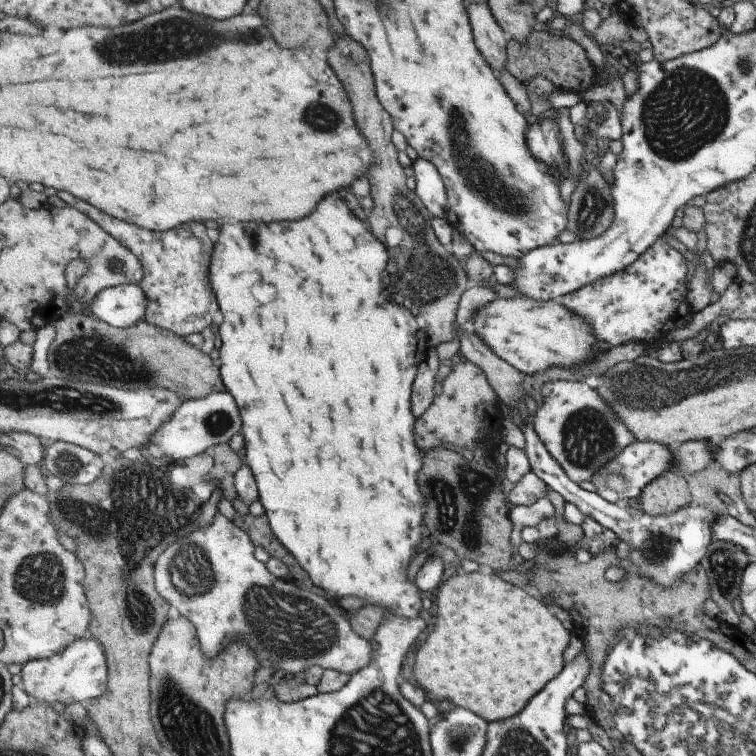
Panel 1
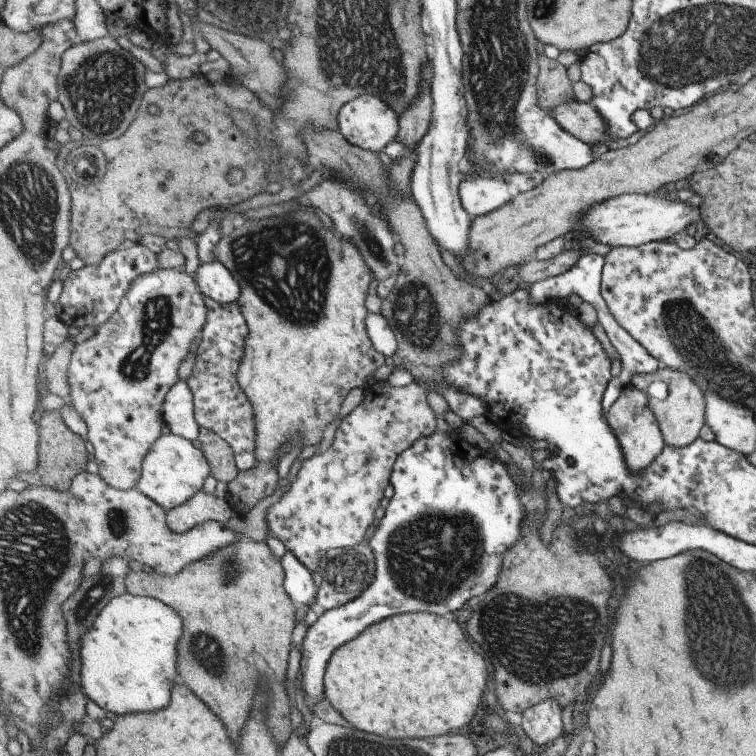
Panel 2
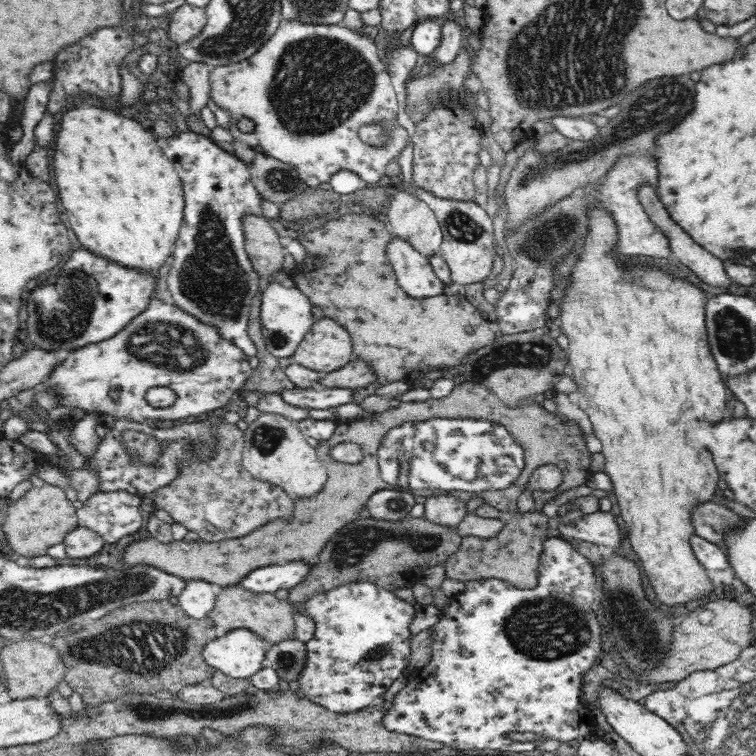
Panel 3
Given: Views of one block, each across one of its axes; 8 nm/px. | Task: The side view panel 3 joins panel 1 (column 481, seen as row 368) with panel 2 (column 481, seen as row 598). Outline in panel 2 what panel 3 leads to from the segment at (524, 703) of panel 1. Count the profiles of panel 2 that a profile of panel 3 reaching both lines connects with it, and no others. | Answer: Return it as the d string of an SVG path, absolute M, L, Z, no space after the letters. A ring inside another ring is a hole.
M427 611L395 615L372 624L357 638L340 646L329 661L324 676L326 698L350 722L368 733L393 739L437 738L464 730L473 720L489 668L467 640L459 622Z

